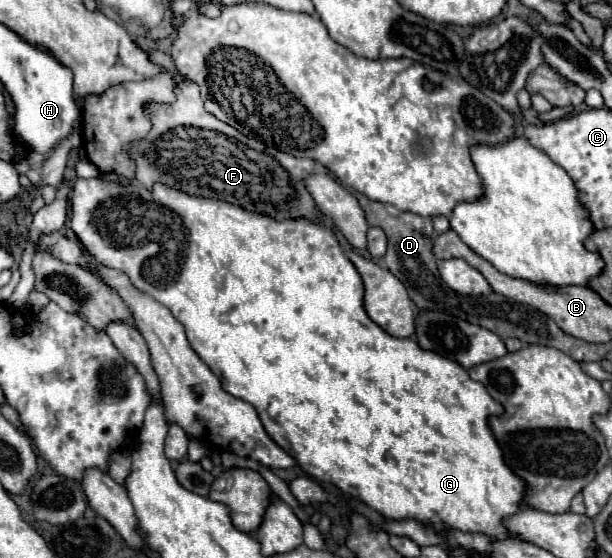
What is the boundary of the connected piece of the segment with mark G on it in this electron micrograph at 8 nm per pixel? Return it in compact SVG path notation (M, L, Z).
M100 177L78 179L70 193L70 205L70 227L82 241L84 249L98 263L122 269L130 277L134 287L146 291L172 311L172 315L184 325L192 349L216 373L222 387L260 411L260 421L270 439L290 457L294 457L294 461L308 477L320 483L336 485L342 493L358 497L362 503L366 503L390 521L406 521L406 517L418 517L418 521L426 521L426 525L434 525L434 529L486 533L492 541L502 541L502 537L510 537L510 533L502 529L502 517L510 517L510 513L520 513L522 493L526 493L526 485L522 485L522 481L518 481L518 477L514 477L514 473L506 469L506 461L502 461L502 449L498 449L498 441L494 441L494 433L490 433L488 415L502 415L502 405L498 405L498 401L494 401L486 393L486 387L482 383L472 381L466 369L462 369L462 365L458 365L456 361L438 357L438 353L422 349L414 339L392 337L368 317L364 309L364 283L352 261L344 255L334 231L324 229L320 223L304 219L274 221L272 217L256 215L224 201L190 197L160 183L154 183L154 189L148 191L138 183L124 187L118 183L104 183Z

